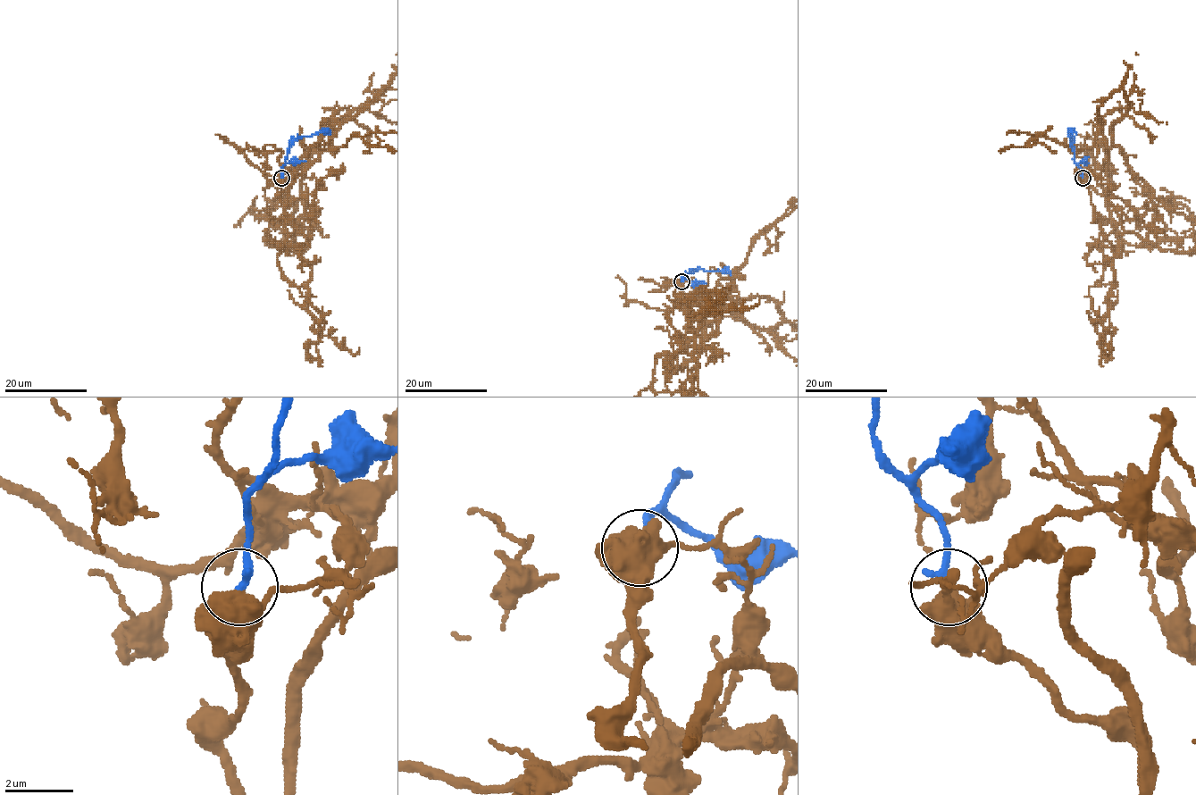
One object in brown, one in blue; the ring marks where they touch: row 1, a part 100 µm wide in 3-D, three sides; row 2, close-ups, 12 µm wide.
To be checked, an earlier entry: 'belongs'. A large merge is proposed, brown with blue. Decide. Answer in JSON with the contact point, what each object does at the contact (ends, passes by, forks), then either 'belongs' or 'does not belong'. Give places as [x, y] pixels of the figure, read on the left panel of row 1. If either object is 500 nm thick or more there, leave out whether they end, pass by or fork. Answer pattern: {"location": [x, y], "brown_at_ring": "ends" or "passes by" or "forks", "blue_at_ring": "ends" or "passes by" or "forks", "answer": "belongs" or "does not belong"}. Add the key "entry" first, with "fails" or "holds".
{"entry": "holds", "location": [281, 178], "answer": "belongs"}

